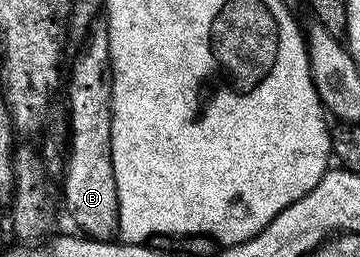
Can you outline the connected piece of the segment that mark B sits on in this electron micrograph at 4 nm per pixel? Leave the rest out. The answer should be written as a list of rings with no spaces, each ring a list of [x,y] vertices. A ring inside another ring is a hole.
[[[106,26],[90,28],[91,36],[83,47],[83,52],[71,67],[71,84],[67,87],[67,111],[71,114],[71,135],[69,131],[69,154],[65,159],[62,176],[61,199],[67,202],[67,211],[84,236],[92,239],[110,240],[119,230],[119,202],[117,201],[117,181],[113,175],[111,160],[111,50]]]

